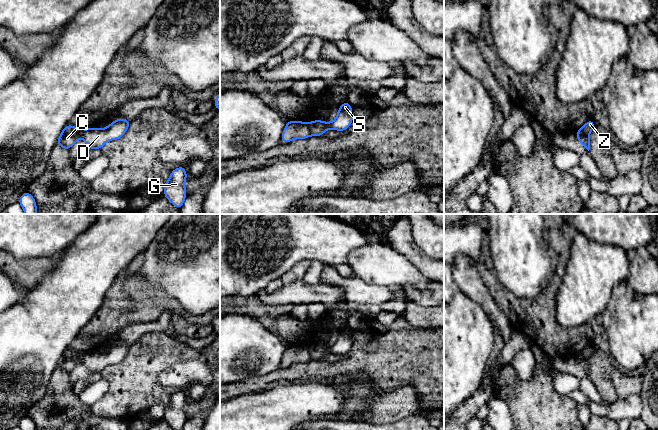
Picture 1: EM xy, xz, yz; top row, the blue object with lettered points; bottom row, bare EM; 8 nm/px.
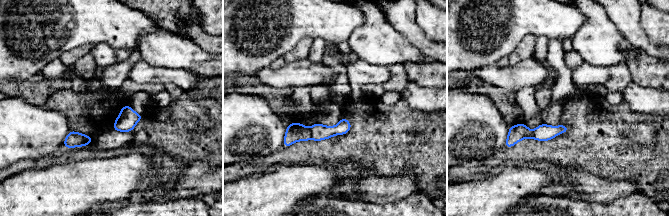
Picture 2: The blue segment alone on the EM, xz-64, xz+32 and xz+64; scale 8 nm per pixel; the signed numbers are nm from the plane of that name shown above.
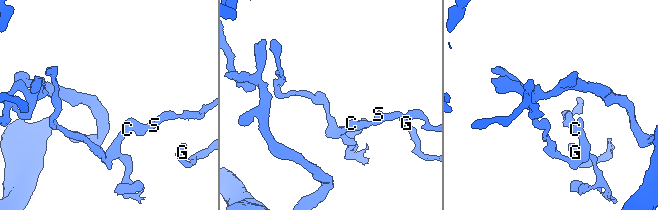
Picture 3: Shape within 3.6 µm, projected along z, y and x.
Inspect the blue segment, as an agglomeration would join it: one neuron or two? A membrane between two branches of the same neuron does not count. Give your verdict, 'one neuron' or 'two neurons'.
two neurons

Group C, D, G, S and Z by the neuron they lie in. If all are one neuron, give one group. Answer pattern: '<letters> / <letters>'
C Z / D G S

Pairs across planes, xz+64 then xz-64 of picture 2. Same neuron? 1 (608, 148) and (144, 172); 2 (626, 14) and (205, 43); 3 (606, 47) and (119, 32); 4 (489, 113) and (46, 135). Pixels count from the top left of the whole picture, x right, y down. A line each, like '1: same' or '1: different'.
1: different
2: same
3: different
4: same

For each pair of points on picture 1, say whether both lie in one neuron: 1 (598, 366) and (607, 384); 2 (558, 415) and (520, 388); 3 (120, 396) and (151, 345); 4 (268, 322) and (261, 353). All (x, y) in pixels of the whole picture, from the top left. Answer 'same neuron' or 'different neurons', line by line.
1: same neuron
2: same neuron
3: same neuron
4: different neurons

